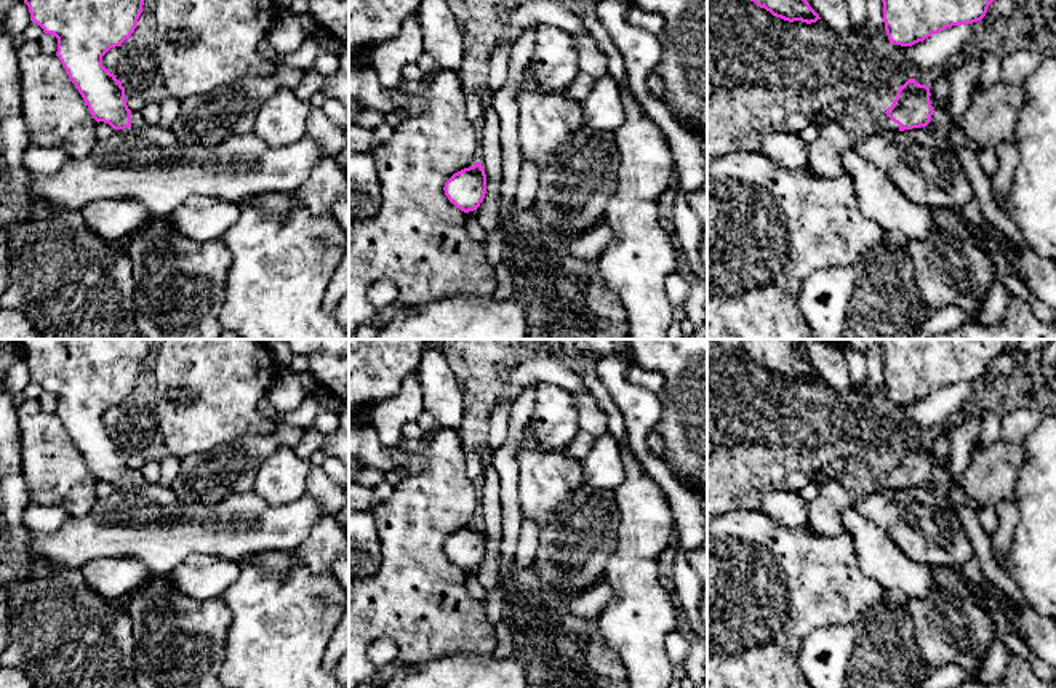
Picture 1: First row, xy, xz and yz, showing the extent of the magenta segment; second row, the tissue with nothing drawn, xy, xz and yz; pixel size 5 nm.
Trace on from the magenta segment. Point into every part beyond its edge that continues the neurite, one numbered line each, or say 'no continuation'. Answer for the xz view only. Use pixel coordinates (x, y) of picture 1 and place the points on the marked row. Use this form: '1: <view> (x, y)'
no continuation

